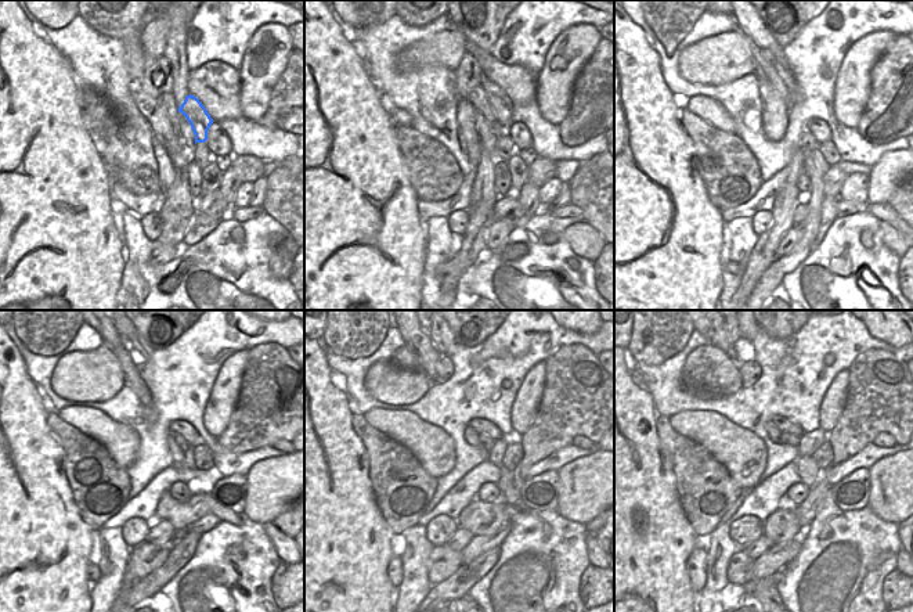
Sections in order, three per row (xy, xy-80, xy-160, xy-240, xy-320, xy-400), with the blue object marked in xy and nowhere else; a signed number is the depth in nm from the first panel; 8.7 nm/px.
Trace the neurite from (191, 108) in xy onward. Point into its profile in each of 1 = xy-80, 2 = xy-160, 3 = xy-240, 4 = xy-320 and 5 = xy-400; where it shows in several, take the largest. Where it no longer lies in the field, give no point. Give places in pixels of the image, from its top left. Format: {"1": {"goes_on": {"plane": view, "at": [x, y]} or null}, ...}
{"1": {"goes_on": {"plane": "xy-80", "at": [490, 100]}}, "2": {"goes_on": {"plane": "xy-160", "at": [780, 76]}}, "3": {"goes_on": {"plane": "xy-240", "at": [139, 346]}}, "4": {"goes_on": {"plane": "xy-320", "at": [443, 338]}}, "5": {"goes_on": {"plane": "xy-400", "at": [750, 338]}}}

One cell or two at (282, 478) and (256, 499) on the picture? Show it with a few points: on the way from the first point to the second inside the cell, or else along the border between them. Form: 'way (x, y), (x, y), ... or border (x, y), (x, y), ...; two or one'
way (275, 483), (263, 496); one

